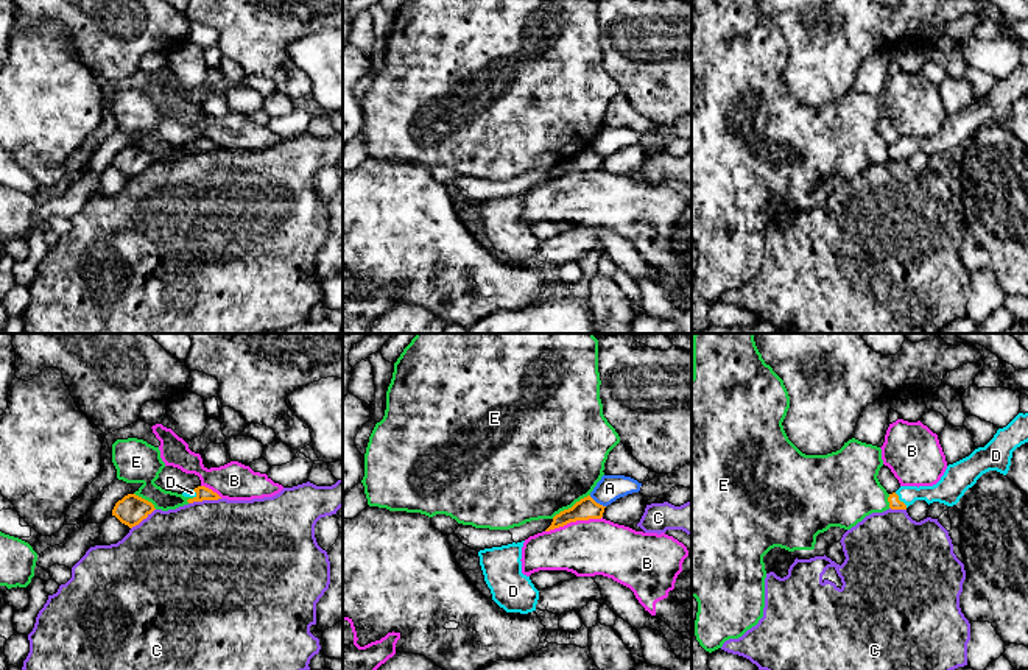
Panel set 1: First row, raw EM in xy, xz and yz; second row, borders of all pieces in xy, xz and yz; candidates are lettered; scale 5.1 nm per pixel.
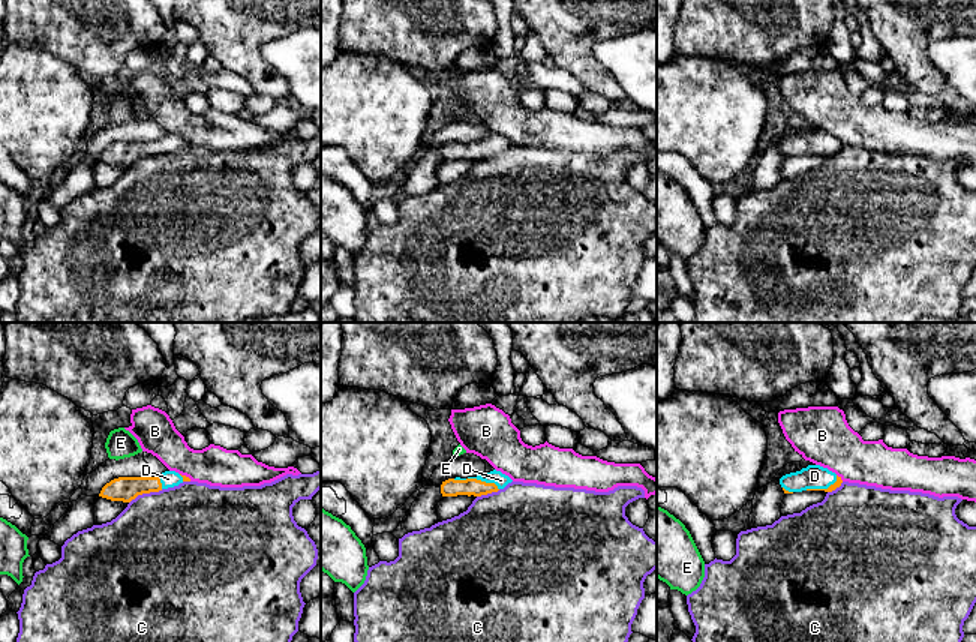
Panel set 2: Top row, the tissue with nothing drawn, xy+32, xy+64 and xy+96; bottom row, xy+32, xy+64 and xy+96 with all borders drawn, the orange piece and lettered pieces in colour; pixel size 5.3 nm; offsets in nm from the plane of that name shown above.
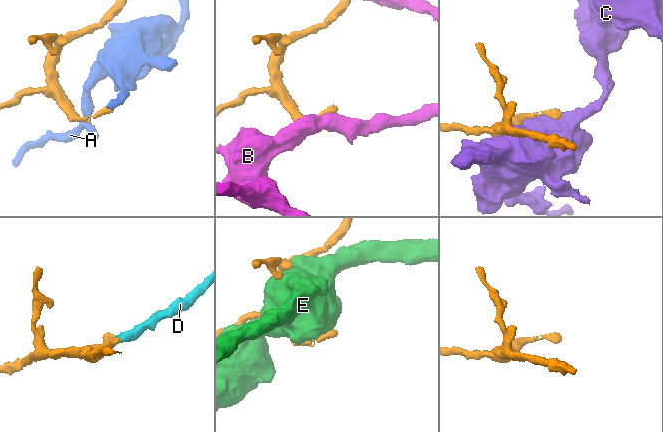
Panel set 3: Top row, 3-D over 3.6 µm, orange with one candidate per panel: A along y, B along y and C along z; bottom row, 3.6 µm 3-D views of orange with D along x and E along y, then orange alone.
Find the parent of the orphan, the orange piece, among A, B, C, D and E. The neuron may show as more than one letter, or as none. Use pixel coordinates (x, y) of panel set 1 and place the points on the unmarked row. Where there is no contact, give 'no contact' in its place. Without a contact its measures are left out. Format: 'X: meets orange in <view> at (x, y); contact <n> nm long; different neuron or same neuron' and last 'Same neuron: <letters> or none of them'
A: meets orange in xz at (595, 153); contact 110 nm long; different neuron
B: meets orange in xz at (573, 172); contact 300 nm long; different neuron
C: meets orange in xy at (204, 150); contact 170 nm long; different neuron
D: meets orange in yz at (899, 151); contact 100 nm long; same neuron
E: meets orange in xz at (572, 158); contact 240 nm long; different neuron
Same neuron: D

